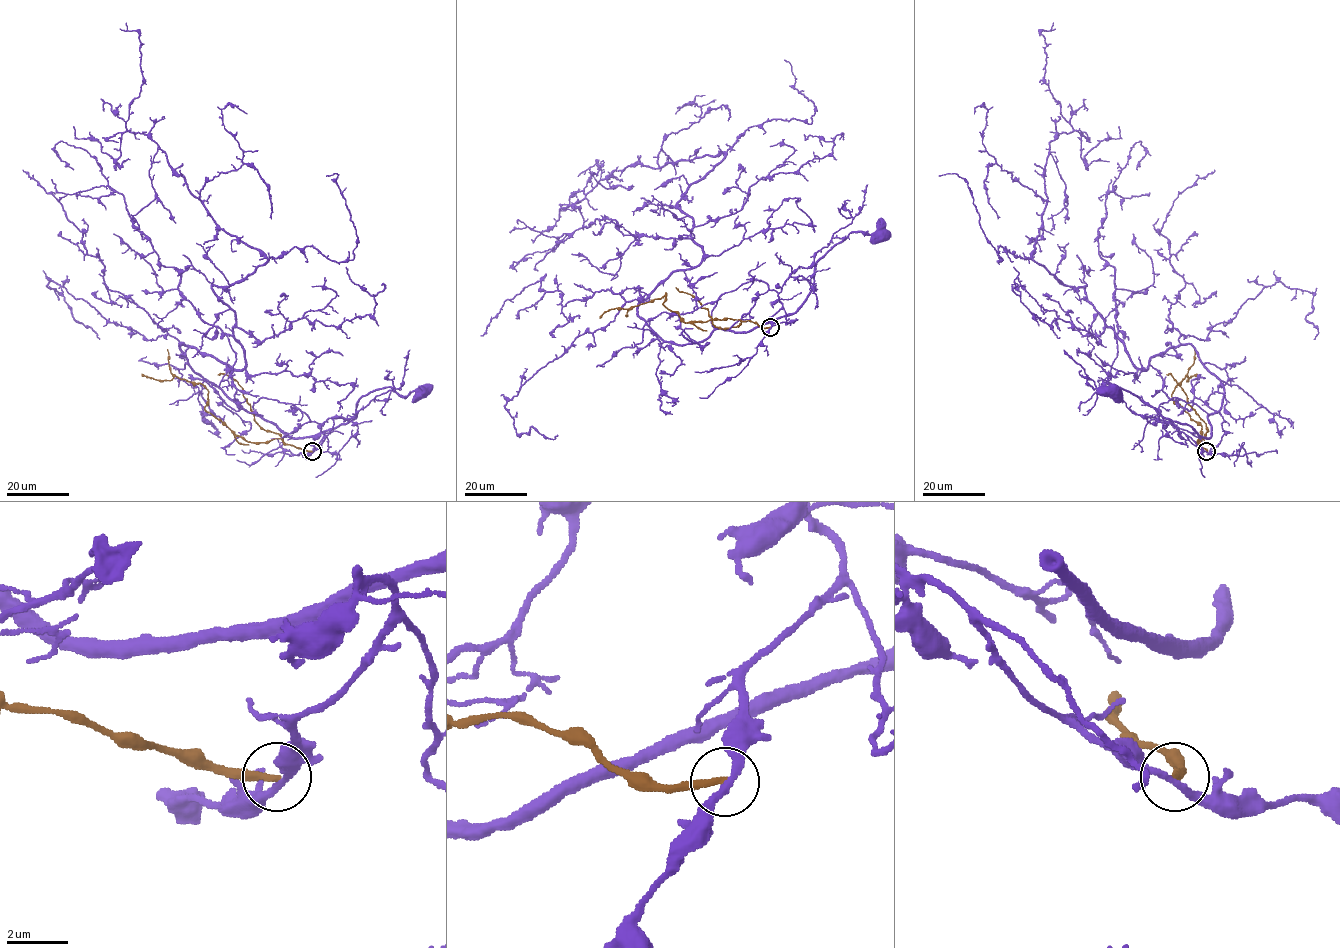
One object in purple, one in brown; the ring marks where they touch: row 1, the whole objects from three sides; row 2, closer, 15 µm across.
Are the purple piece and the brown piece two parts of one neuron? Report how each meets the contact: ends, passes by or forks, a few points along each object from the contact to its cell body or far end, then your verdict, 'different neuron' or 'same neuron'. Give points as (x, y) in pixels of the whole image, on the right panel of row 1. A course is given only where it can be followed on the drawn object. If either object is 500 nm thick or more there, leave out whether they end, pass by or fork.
purple passes by; brown ends there; purple runs (1206, 451), (1159, 409), (1172, 398), (1194, 402), (1207, 413), (1209, 437), (1114, 391); brown runs (1206, 451), (1197, 439), (1198, 443), (1201, 426), (1172, 397), (1178, 383), (1186, 376), (1188, 380), (1197, 374); different neuron

